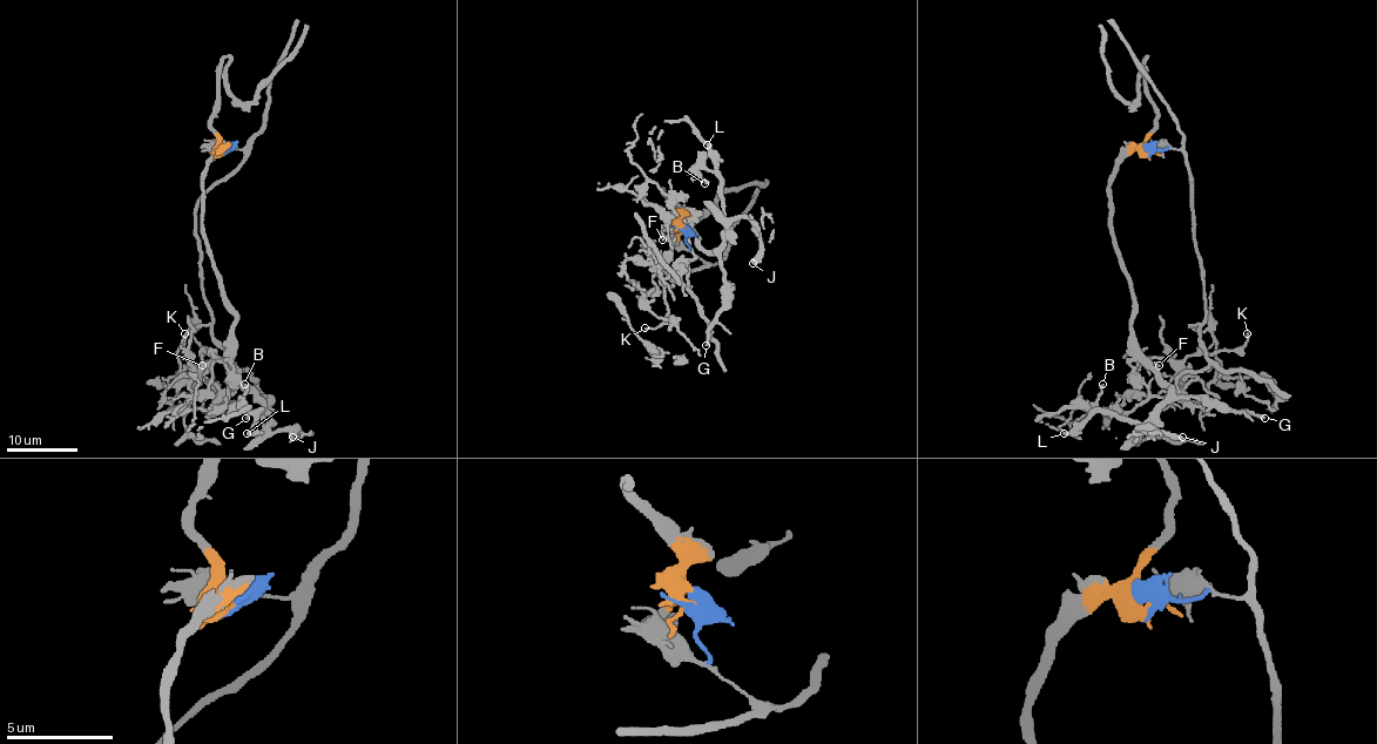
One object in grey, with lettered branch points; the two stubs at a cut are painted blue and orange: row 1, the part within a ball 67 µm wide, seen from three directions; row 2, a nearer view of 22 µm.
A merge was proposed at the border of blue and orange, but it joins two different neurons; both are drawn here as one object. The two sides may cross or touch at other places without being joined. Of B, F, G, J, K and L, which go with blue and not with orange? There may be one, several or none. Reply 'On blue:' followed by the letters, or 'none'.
On blue: none

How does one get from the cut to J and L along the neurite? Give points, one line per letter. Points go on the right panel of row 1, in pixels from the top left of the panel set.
J: (1149, 151), (1133, 149), (1118, 167), (1111, 234), (1132, 292), (1132, 338), (1172, 391), (1136, 430), (1182, 437)
L: (1149, 151), (1118, 167), (1111, 234), (1132, 338), (1172, 392), (1146, 423), (1093, 412), (1062, 433)

